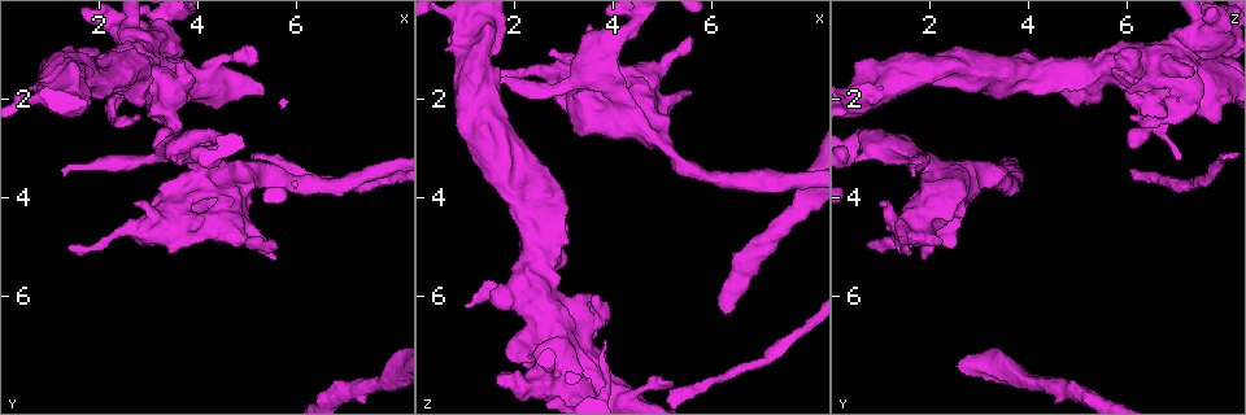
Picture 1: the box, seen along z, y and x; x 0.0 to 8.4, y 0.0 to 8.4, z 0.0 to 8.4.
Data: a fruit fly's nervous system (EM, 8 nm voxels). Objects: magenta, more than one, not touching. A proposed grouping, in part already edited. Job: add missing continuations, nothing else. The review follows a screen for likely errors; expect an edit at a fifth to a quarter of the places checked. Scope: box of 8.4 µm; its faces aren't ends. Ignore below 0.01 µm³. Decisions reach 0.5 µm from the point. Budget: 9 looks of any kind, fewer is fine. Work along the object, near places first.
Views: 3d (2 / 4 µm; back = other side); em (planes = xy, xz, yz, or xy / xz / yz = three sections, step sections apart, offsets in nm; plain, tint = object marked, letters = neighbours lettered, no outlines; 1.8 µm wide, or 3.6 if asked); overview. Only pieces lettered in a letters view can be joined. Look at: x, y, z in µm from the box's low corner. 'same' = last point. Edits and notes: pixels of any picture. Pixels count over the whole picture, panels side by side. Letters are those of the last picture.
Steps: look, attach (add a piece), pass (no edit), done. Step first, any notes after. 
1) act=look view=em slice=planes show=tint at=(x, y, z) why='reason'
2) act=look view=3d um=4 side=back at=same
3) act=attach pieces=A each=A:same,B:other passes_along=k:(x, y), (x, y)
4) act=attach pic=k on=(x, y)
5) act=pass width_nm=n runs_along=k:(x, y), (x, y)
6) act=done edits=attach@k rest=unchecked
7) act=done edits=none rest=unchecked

act=look view=3d um=4 at=(4.75, 4.55, 1.90) why='closes a loop'

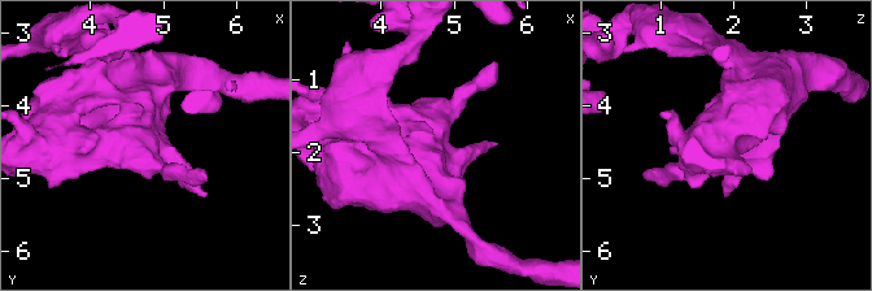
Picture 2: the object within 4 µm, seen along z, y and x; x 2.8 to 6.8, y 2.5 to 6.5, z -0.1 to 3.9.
act=look view=em um=3.6 slice=planes show=letters at=(4.70, 4.50, 1.95) arms=4

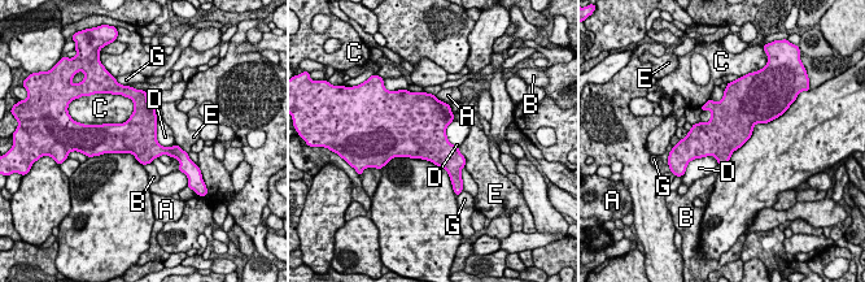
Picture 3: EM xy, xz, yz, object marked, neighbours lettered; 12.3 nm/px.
act=pass longest_contact=C:500nm each=A:other,B:other,C:other,D:other,E:other,G:other border=3:(157, 118), (157, 140), (174, 146) found='no lettered piece goes on from it'

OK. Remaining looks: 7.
act=look view=3d um=2 at=(1.35, 3.55, 1.70) why='an open end'

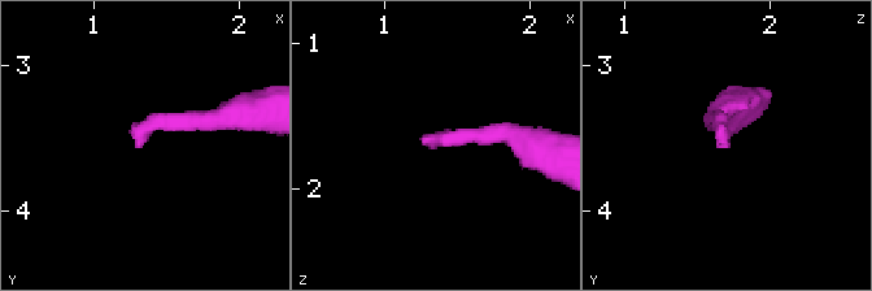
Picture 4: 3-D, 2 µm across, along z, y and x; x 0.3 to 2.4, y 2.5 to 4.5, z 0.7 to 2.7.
act=look view=em slice=yz step=4 show=letters at=(1.32, 3.54, 1.70) why='now the EM'

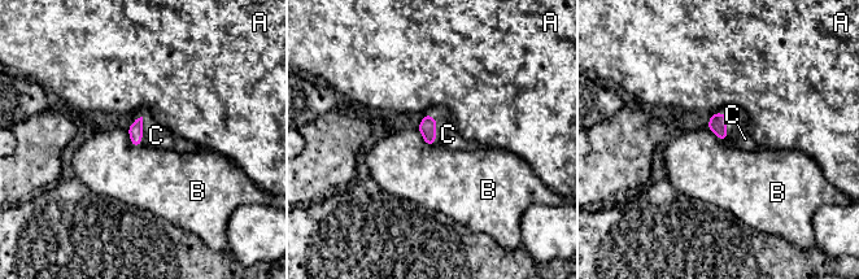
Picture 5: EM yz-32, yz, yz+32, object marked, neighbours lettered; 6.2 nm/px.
act=look view=em slice=planes show=letters at=same why='another direction'

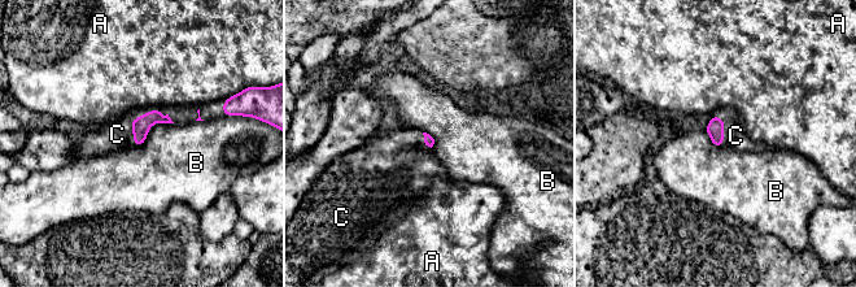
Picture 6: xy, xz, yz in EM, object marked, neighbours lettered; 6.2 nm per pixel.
act=attach pieces=C longest_contact=B:300nm each=A:other,B:other,C:same passes_along=6:(142, 125), (132, 133), (117, 134) found='the neuron continues'

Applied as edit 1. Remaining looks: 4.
act=look view=overview why='see it whole again'

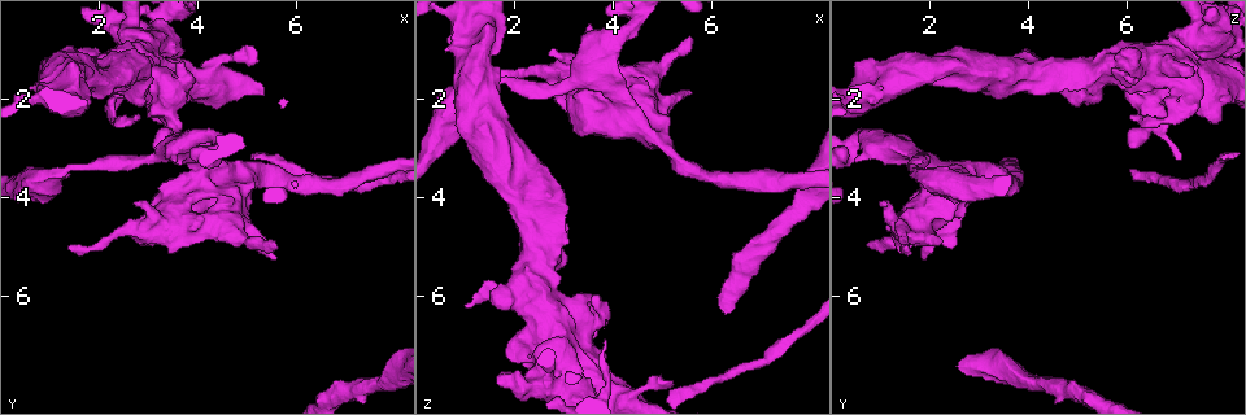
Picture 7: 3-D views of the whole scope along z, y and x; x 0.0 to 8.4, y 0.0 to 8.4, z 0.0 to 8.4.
act=look view=em um=3.6 slice=yz step=4 show=tint at=(2.45, 1.95, 7.40) why='sudden change in width'

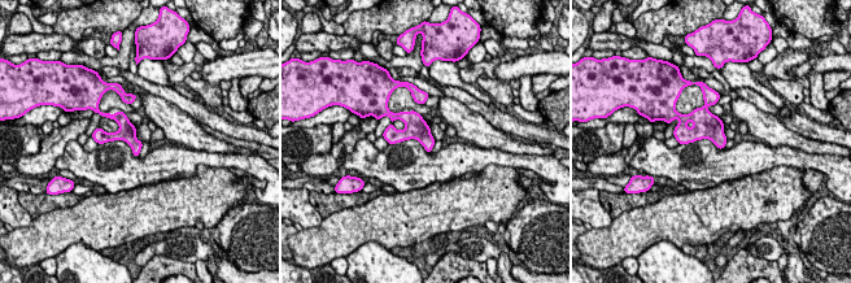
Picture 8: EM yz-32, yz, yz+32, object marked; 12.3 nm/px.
act=look view=em um=3.6 slice=planes show=tint at=same why='cut it another way'

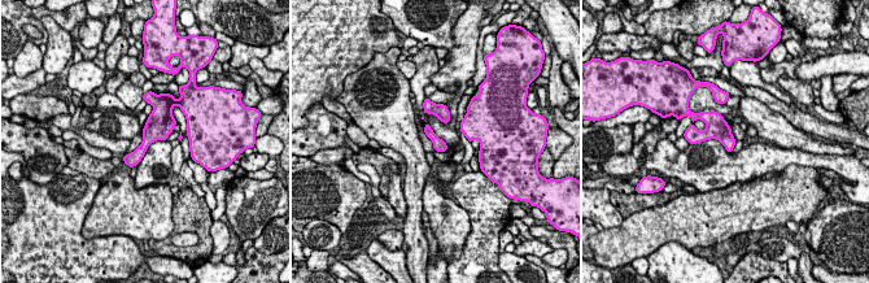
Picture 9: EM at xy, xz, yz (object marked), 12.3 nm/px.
act=look view=em um=3.6 slice=planes show=letters at=same why='see the neighbours'

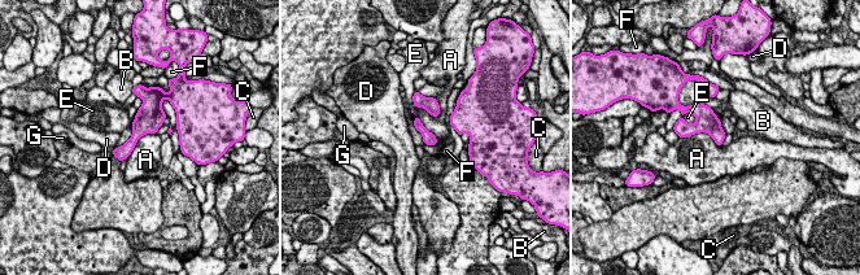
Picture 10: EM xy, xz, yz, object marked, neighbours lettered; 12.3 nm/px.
act=pass longest_contact=A:360nm each=A:other,B:other,C:other,D:other,E:other,F:other,G:other found='no lettered piece goes on from it'

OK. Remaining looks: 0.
act=done edits=attach@6 rest=unchecked

